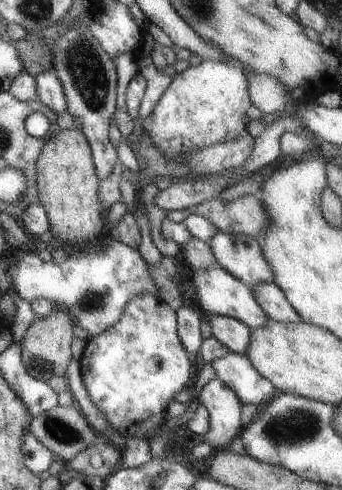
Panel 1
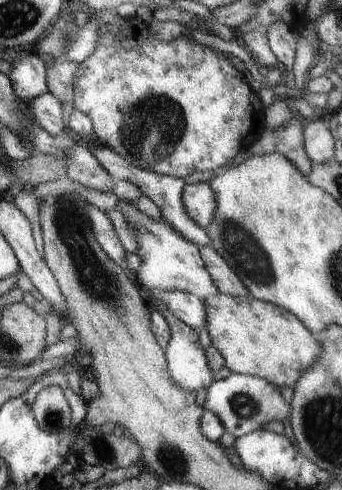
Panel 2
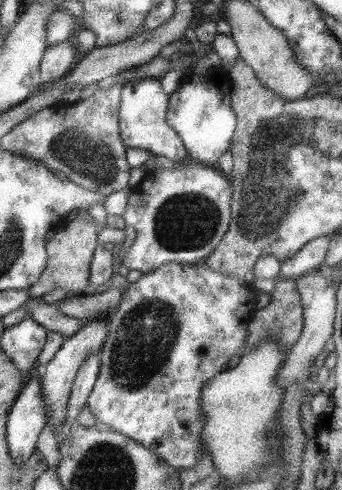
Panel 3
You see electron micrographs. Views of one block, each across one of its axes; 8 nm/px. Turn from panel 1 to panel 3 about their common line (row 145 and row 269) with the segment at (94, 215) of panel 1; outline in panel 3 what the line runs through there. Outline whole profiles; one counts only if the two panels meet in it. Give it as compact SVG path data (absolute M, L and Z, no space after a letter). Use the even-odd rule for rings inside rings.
M71 220L69 224L63 224L55 230L55 236L47 240L45 248L47 248L47 266L41 272L39 280L27 288L29 298L41 298L45 292L53 290L53 288L67 288L71 294L81 294L85 296L89 292L89 264L93 258L93 252L97 250L99 242L99 228L95 222L91 220Z

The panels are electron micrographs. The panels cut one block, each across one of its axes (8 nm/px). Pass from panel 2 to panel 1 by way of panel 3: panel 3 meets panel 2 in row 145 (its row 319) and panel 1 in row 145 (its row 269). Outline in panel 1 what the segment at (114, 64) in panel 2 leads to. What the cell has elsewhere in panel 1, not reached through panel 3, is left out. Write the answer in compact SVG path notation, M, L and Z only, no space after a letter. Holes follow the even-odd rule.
M201 60L197 66L189 66L173 76L173 80L169 82L167 90L161 94L151 114L143 120L143 130L153 138L155 146L159 146L167 156L175 158L179 154L191 154L203 150L215 142L233 140L247 126L243 114L249 106L251 106L251 98L249 98L249 82L245 70L225 60L223 62Z

